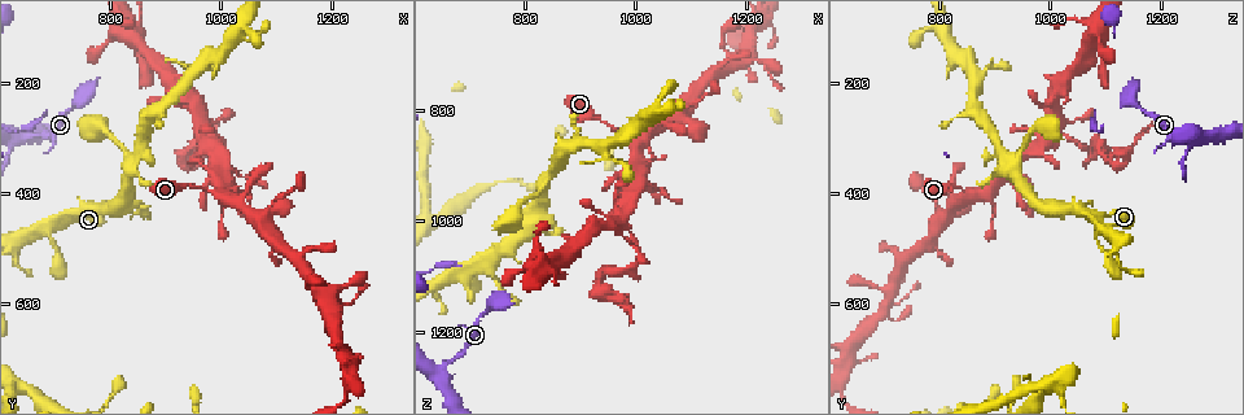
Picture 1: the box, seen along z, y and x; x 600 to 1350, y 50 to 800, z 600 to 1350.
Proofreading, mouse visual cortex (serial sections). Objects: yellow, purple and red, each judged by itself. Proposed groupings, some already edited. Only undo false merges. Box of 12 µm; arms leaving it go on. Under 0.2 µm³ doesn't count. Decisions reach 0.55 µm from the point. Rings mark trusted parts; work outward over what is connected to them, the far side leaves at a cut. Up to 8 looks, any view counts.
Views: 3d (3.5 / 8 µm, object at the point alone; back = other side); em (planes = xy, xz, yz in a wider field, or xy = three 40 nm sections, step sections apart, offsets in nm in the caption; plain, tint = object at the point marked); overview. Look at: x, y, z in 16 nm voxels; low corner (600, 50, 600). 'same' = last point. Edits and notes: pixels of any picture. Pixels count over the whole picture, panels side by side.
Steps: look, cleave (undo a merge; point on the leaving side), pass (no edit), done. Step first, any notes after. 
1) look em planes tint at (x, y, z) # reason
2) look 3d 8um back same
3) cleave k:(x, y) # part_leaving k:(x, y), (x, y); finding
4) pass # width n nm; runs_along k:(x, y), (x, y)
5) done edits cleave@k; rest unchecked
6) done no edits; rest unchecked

look 3d 3.5um at (835, 355, 930)

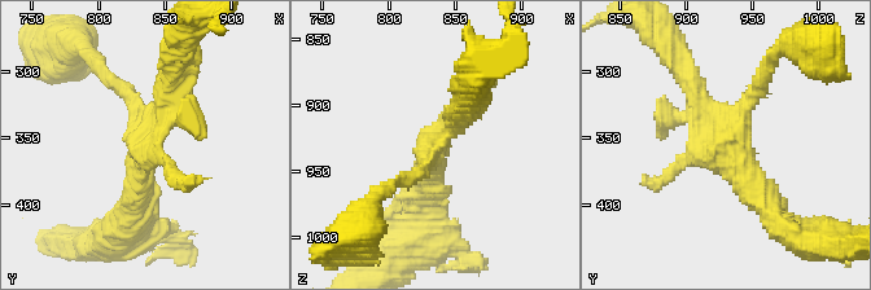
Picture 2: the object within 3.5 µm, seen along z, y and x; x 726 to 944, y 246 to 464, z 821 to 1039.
look em xy step 3 tint at (834, 352, 930)

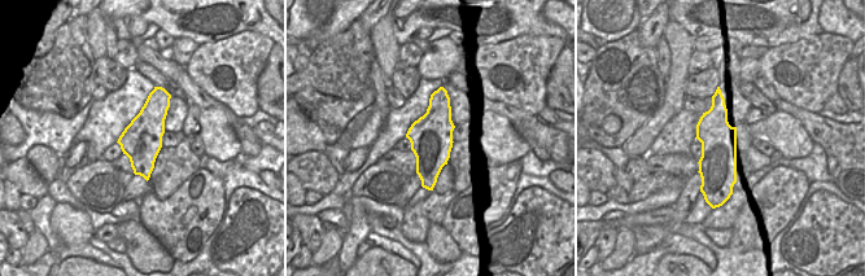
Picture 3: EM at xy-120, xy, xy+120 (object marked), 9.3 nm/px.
pass # width 400 nm; runs_along 2:(770, 211), (704, 111), (687, 73); all the same cell

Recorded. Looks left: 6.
look 3d 8um back at (945, 390, 825) # a narrow waist

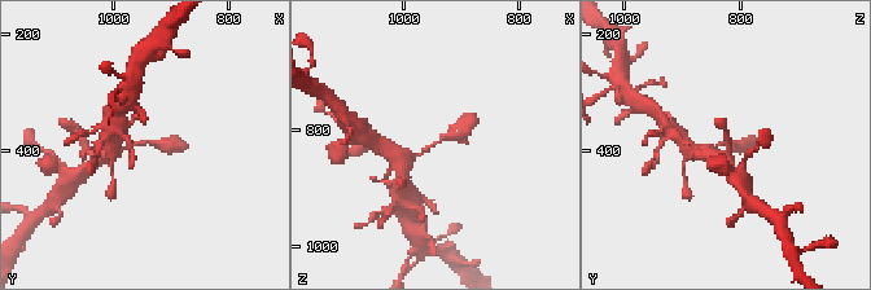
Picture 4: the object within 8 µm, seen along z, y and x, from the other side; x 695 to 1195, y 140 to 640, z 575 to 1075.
look em xy step 5 tint at (950, 390, 830) # shape alone is not enough

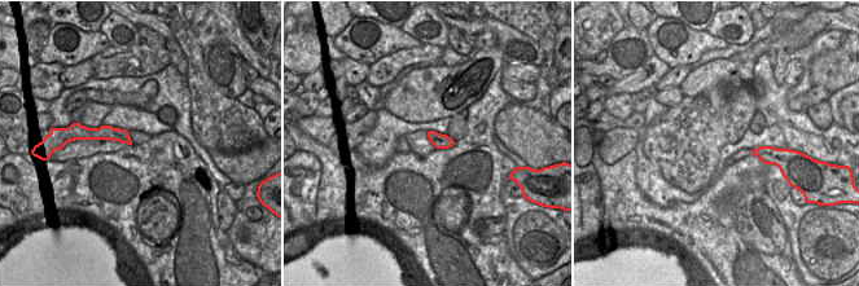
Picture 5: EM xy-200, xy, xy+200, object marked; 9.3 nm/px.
pass # width 140 nm; runs_along 5:(87, 133), (117, 133), (127, 140); all the same cell

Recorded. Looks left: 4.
look 3d 8um at (1005, 305, 1045) # narrows sharply

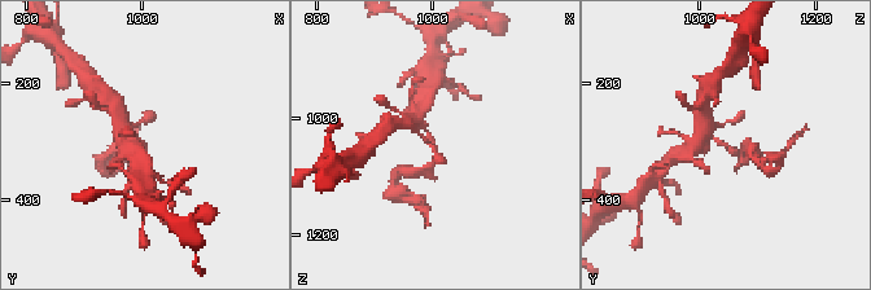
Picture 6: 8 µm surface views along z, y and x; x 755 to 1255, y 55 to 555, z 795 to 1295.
look em xy step 3 tint at (1005, 305, 1055) # shape alone is not enough

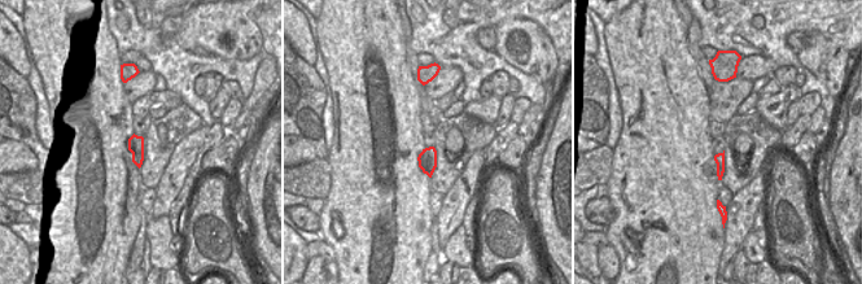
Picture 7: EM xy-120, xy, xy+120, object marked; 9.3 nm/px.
cleave 6:(418, 171) # part_leaving 6:(430, 162), (393, 185); a second cell is stuck on

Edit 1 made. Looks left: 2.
look 3d 3.5um at (845, 125, 1080) # branch point

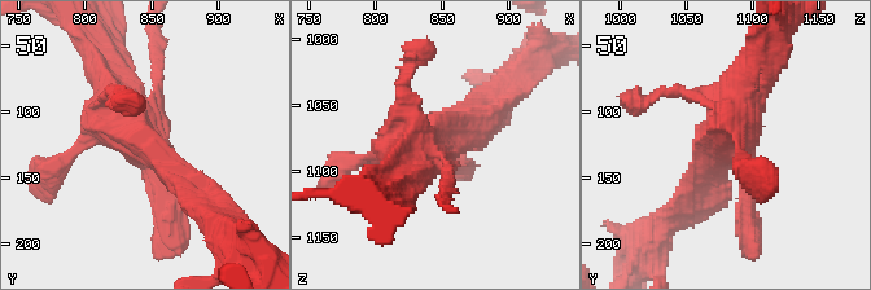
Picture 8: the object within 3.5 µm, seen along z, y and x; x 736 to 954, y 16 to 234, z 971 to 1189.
look em xy step 1 tint at (846, 122, 1084) # need the tissue

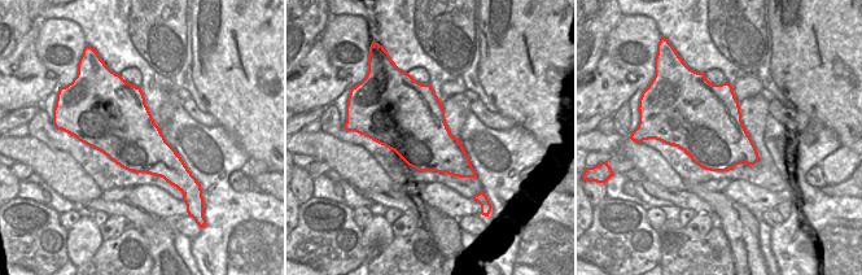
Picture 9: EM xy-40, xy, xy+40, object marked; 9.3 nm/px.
pass # runs_along 8:(188, 183), (125, 123), (100, 58); all the same cell

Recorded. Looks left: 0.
done edits cleave@6; rest unchecked

